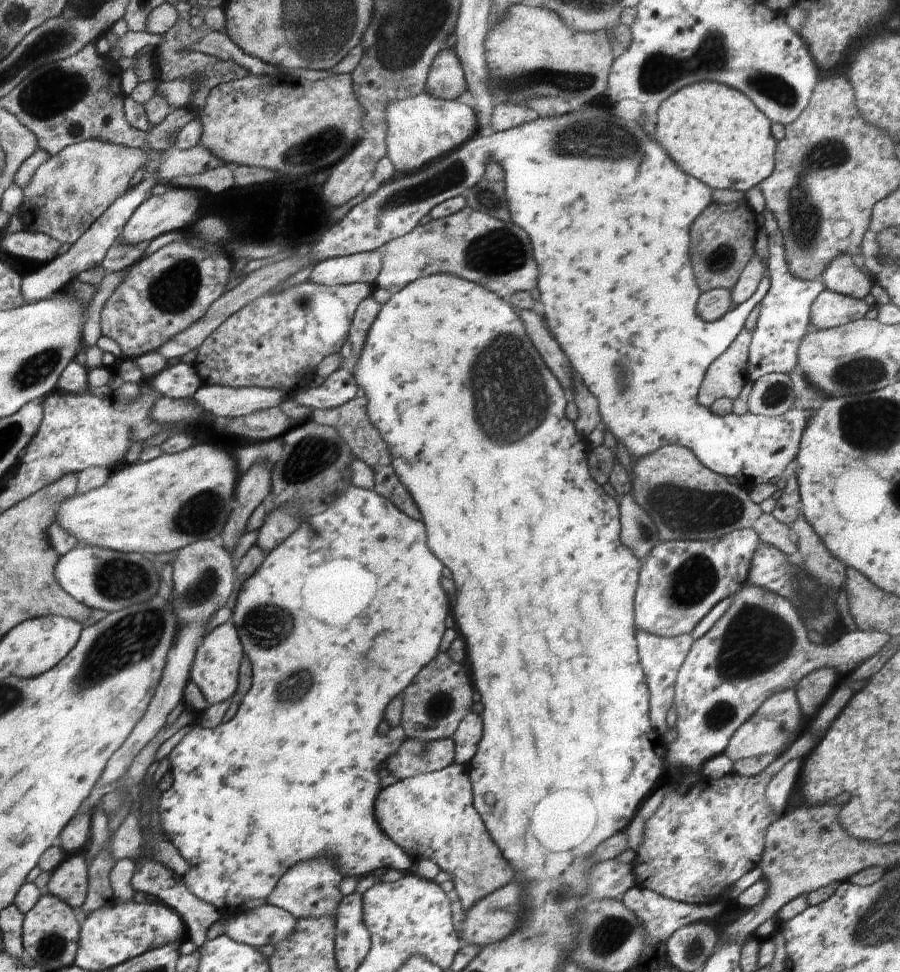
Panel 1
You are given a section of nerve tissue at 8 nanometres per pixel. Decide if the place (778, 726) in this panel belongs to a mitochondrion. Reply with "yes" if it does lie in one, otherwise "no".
yes

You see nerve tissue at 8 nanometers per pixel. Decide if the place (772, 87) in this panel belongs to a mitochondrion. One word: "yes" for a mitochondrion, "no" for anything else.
yes

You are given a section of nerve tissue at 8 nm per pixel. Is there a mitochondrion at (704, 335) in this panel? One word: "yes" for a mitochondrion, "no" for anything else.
no

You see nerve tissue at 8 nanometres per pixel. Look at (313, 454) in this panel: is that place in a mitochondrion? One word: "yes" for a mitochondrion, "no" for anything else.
yes

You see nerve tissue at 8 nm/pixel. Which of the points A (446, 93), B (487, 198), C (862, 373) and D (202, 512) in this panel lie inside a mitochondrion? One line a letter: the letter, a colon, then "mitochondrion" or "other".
A: other
B: mitochondrion
C: mitochondrion
D: mitochondrion

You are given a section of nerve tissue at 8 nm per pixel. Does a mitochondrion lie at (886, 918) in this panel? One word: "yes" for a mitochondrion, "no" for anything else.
yes

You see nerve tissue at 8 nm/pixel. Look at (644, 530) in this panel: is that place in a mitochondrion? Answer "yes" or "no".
yes

